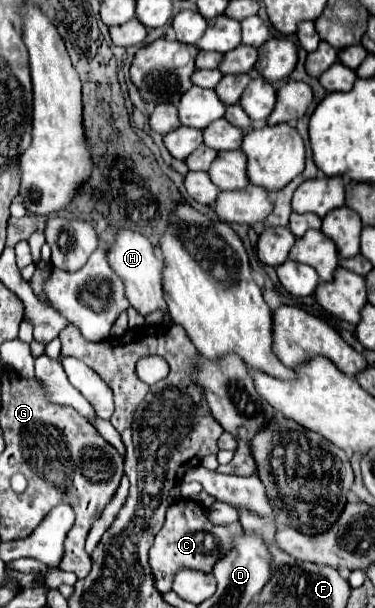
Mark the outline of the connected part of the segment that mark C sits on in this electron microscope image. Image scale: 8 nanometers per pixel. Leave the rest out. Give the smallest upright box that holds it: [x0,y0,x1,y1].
[150,500,242,592]

